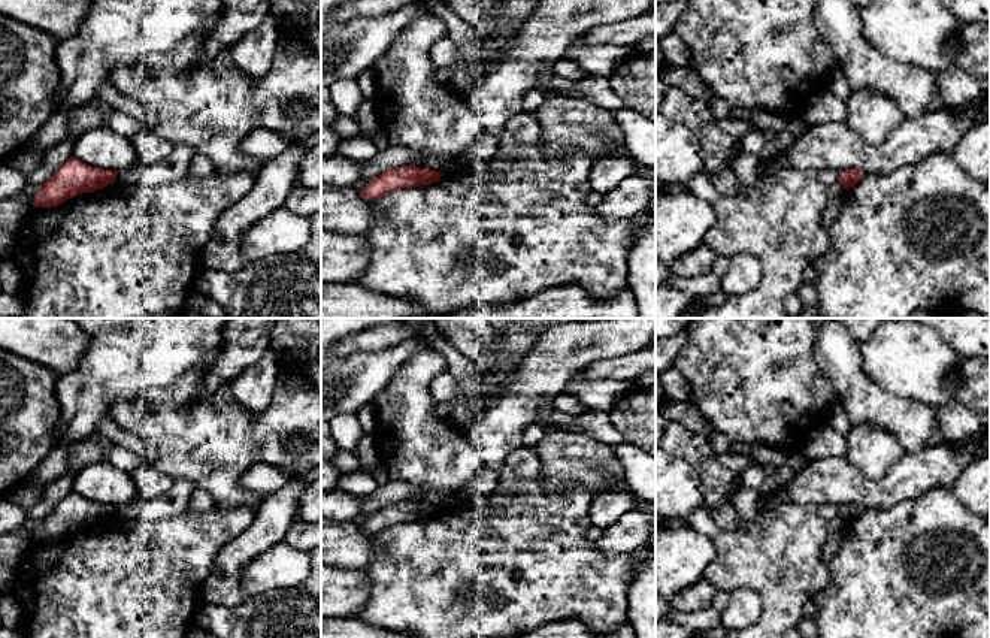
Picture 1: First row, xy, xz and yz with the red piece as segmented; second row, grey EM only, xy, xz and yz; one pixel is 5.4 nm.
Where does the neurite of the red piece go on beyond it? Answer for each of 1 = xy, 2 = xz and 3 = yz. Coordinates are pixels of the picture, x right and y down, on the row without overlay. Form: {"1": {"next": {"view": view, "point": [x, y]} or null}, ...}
{"1": {"next": null}, "2": {"next": null}, "3": {"next": null}}

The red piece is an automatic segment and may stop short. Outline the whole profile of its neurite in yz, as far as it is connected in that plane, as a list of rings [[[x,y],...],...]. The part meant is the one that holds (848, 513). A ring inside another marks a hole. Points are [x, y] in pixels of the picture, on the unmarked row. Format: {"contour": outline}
{"contour": [[[847,504],[839,507],[838,517],[848,524],[854,521],[863,511],[865,508],[859,504]]]}

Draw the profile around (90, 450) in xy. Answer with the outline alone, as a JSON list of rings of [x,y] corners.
[[[94,432],[88,438],[69,445],[69,463],[66,474],[72,474],[75,477],[85,466],[105,462],[106,450],[112,444],[115,442],[110,438]]]

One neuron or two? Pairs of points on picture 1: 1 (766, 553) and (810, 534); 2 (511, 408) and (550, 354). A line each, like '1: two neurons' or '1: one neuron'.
1: one neuron
2: one neuron

